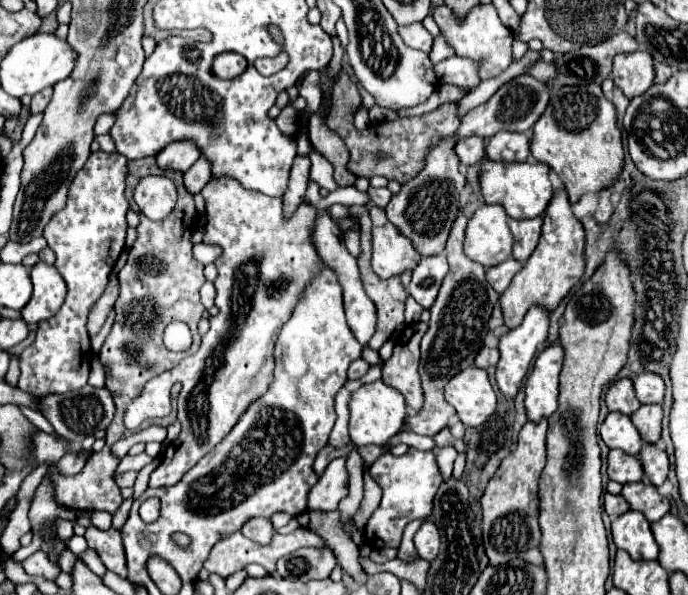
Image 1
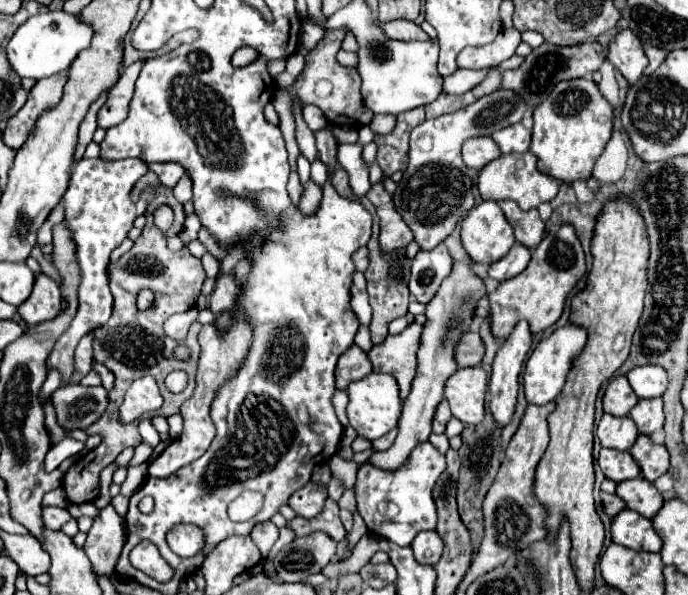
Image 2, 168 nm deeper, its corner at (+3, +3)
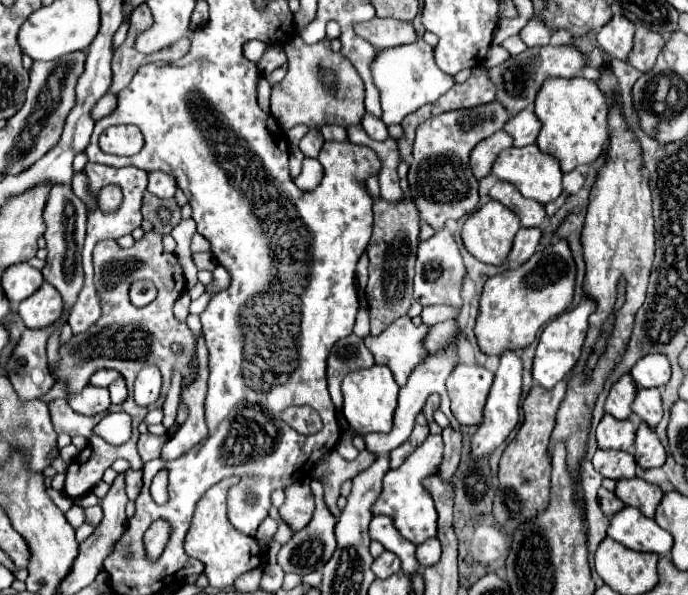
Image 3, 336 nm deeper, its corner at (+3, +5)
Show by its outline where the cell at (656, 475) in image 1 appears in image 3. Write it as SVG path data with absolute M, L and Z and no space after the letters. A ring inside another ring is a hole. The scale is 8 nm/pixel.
M641 423L637 427L637 437L635 437L635 461L641 469L653 469L653 467L663 467L667 459L665 447L661 445L657 433L647 427L647 423Z

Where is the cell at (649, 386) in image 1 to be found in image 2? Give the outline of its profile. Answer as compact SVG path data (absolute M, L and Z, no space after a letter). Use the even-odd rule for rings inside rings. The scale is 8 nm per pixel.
M657 365L635 367L627 373L627 379L639 399L661 397L667 389L667 371Z

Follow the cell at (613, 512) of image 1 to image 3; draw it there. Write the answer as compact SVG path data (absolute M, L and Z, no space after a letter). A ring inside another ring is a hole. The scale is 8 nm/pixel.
M603 487L599 489L599 495L597 495L597 499L599 499L601 511L603 511L607 517L613 517L615 513L619 513L619 511L625 507L625 505L623 505L623 501L615 497L615 493L611 493L611 491L603 489Z

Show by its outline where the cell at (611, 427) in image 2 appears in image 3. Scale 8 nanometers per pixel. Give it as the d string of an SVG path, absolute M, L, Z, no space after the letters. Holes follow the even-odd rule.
M605 415L597 425L597 445L599 449L621 449L627 451L635 439L635 425L627 421L619 421L613 415Z

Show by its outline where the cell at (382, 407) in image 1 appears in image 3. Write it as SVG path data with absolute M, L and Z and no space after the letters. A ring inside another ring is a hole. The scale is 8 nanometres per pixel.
M373 365L369 369L351 371L343 383L343 415L357 433L389 433L393 427L393 413L397 409L399 385L393 379L393 373L385 365Z

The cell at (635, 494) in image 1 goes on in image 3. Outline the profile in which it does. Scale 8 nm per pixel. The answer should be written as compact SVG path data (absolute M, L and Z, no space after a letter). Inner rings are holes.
M641 477L619 479L615 495L629 507L637 507L645 517L655 517L655 509L663 499L659 485L647 483Z

